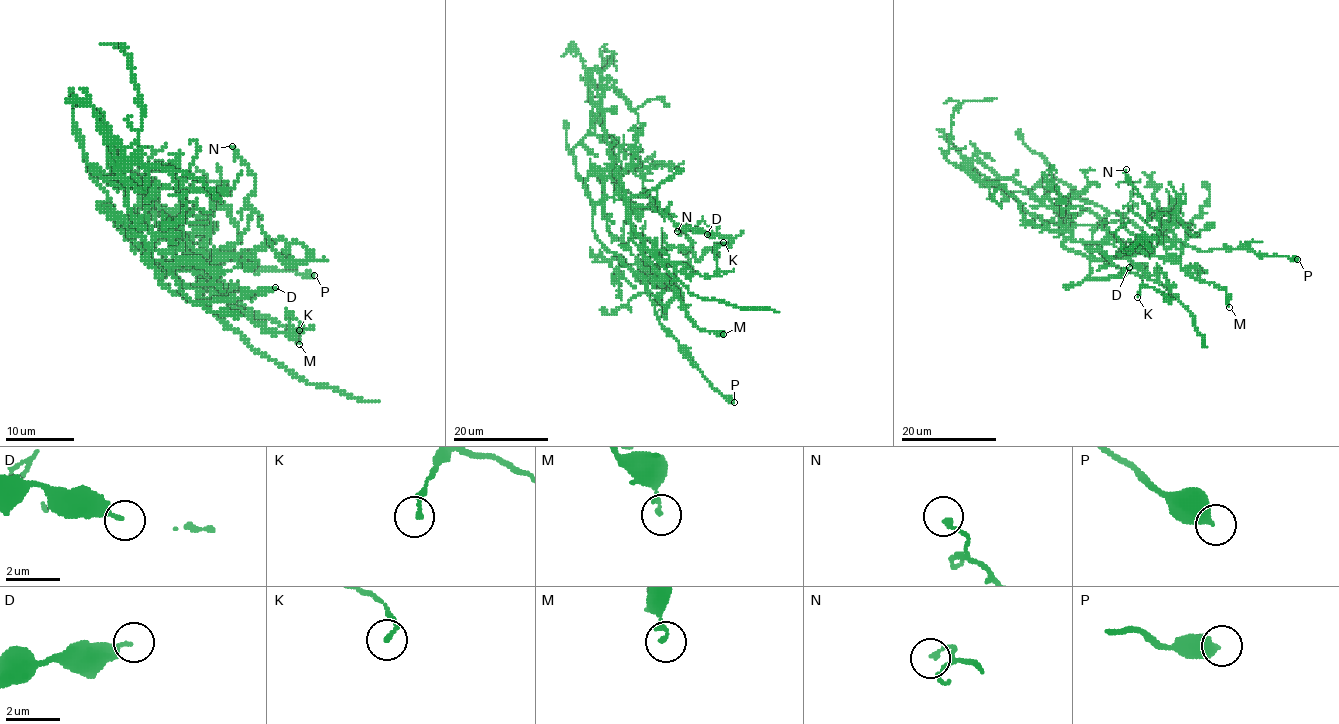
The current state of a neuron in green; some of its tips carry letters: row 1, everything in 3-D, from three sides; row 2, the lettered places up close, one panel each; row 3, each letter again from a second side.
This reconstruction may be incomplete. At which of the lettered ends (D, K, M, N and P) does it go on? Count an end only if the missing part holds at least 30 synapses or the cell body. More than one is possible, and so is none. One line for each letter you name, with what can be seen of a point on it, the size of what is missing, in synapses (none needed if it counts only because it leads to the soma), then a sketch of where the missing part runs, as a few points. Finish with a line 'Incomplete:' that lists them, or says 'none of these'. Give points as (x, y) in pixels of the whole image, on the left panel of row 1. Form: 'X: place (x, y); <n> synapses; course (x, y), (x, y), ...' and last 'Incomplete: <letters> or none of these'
Incomplete: none of these

